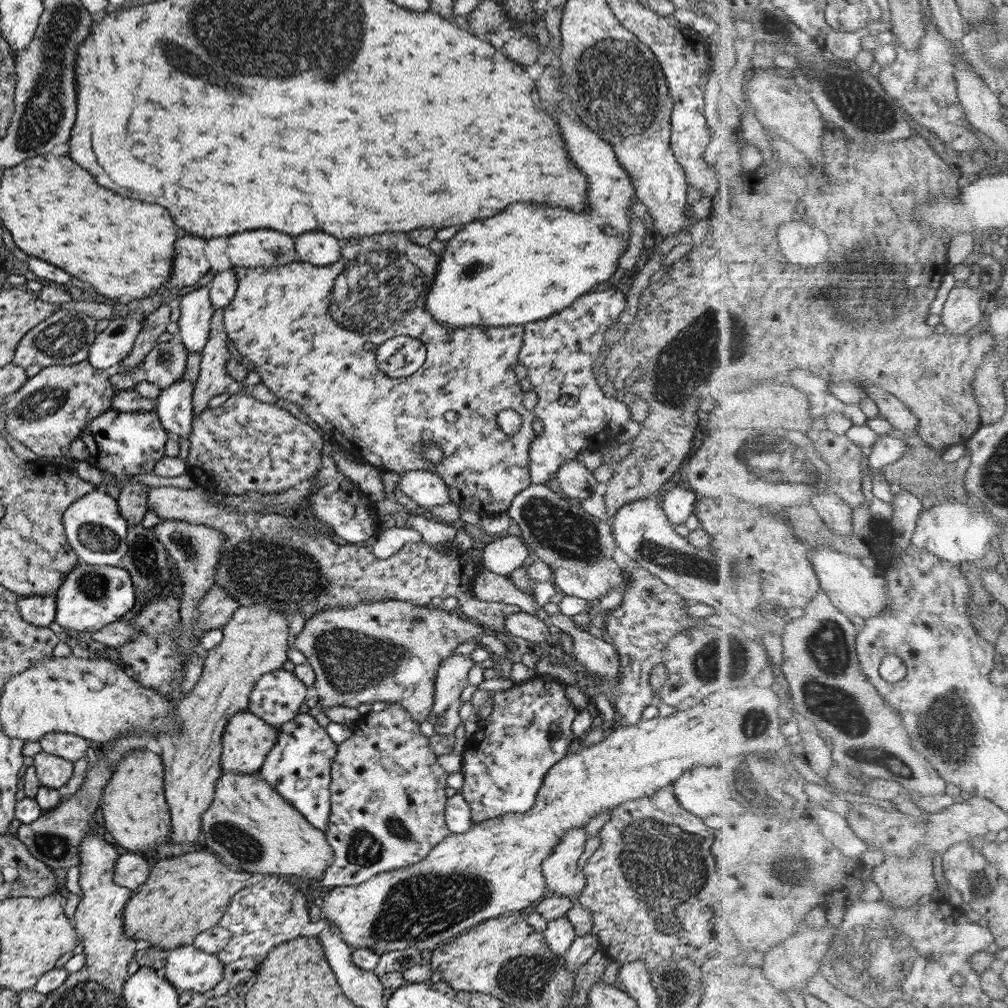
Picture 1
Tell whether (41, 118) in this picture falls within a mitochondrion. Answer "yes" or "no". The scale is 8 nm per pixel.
yes

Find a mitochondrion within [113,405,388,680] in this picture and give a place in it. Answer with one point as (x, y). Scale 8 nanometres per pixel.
(284, 574)

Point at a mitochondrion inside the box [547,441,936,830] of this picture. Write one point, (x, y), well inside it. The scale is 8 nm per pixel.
(827, 647)

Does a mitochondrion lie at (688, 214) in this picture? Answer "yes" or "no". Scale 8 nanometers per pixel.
no

